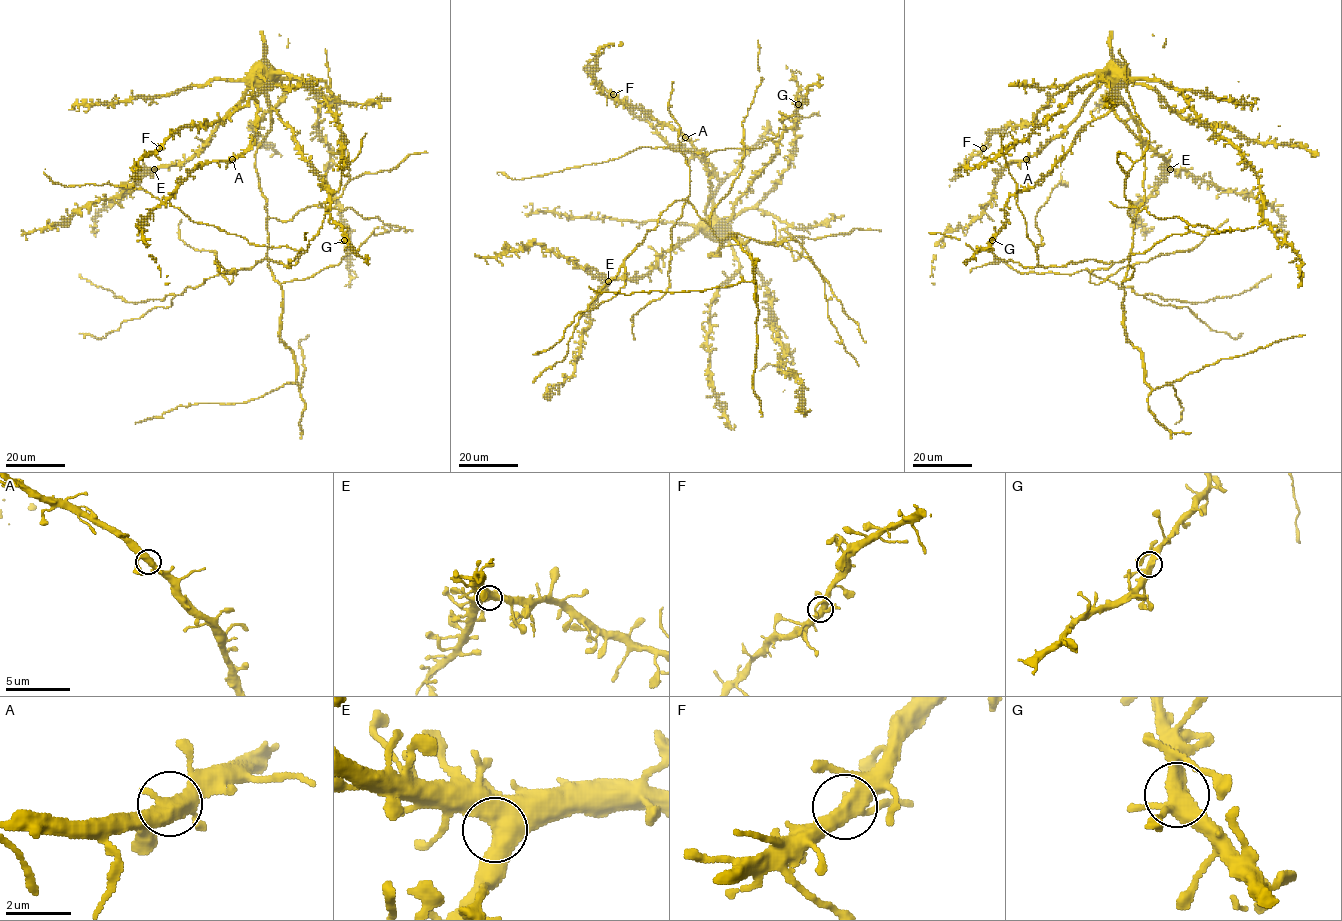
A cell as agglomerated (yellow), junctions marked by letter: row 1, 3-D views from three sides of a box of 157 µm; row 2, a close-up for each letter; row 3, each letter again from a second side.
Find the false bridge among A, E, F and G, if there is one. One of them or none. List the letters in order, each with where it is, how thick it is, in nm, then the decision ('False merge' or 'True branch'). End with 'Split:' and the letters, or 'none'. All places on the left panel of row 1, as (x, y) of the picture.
A: Place: (232, 159). Thickness 400 nm. True branch
E: Place: (154, 169). Thickness 500 nm. True branch
F: Place: (159, 148). Thickness 380 nm. True branch
G: Place: (344, 240). Thickness 400 nm. True branch
Split: none

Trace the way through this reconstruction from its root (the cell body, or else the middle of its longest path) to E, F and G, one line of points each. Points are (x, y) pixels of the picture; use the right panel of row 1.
E: (1117, 74), (1117, 77), (1124, 79), (1117, 88), (1118, 98), (1130, 112), (1139, 136), (1164, 159), (1170, 169)
F: (1117, 74), (1117, 77), (1102, 72), (1077, 76), (1059, 91), (1030, 123), (1004, 126), (990, 137), (983, 148)
G: (1117, 74), (1111, 80), (1113, 107), (1081, 129), (1070, 149), (1042, 178), (1010, 197), (1006, 223), (993, 240)

